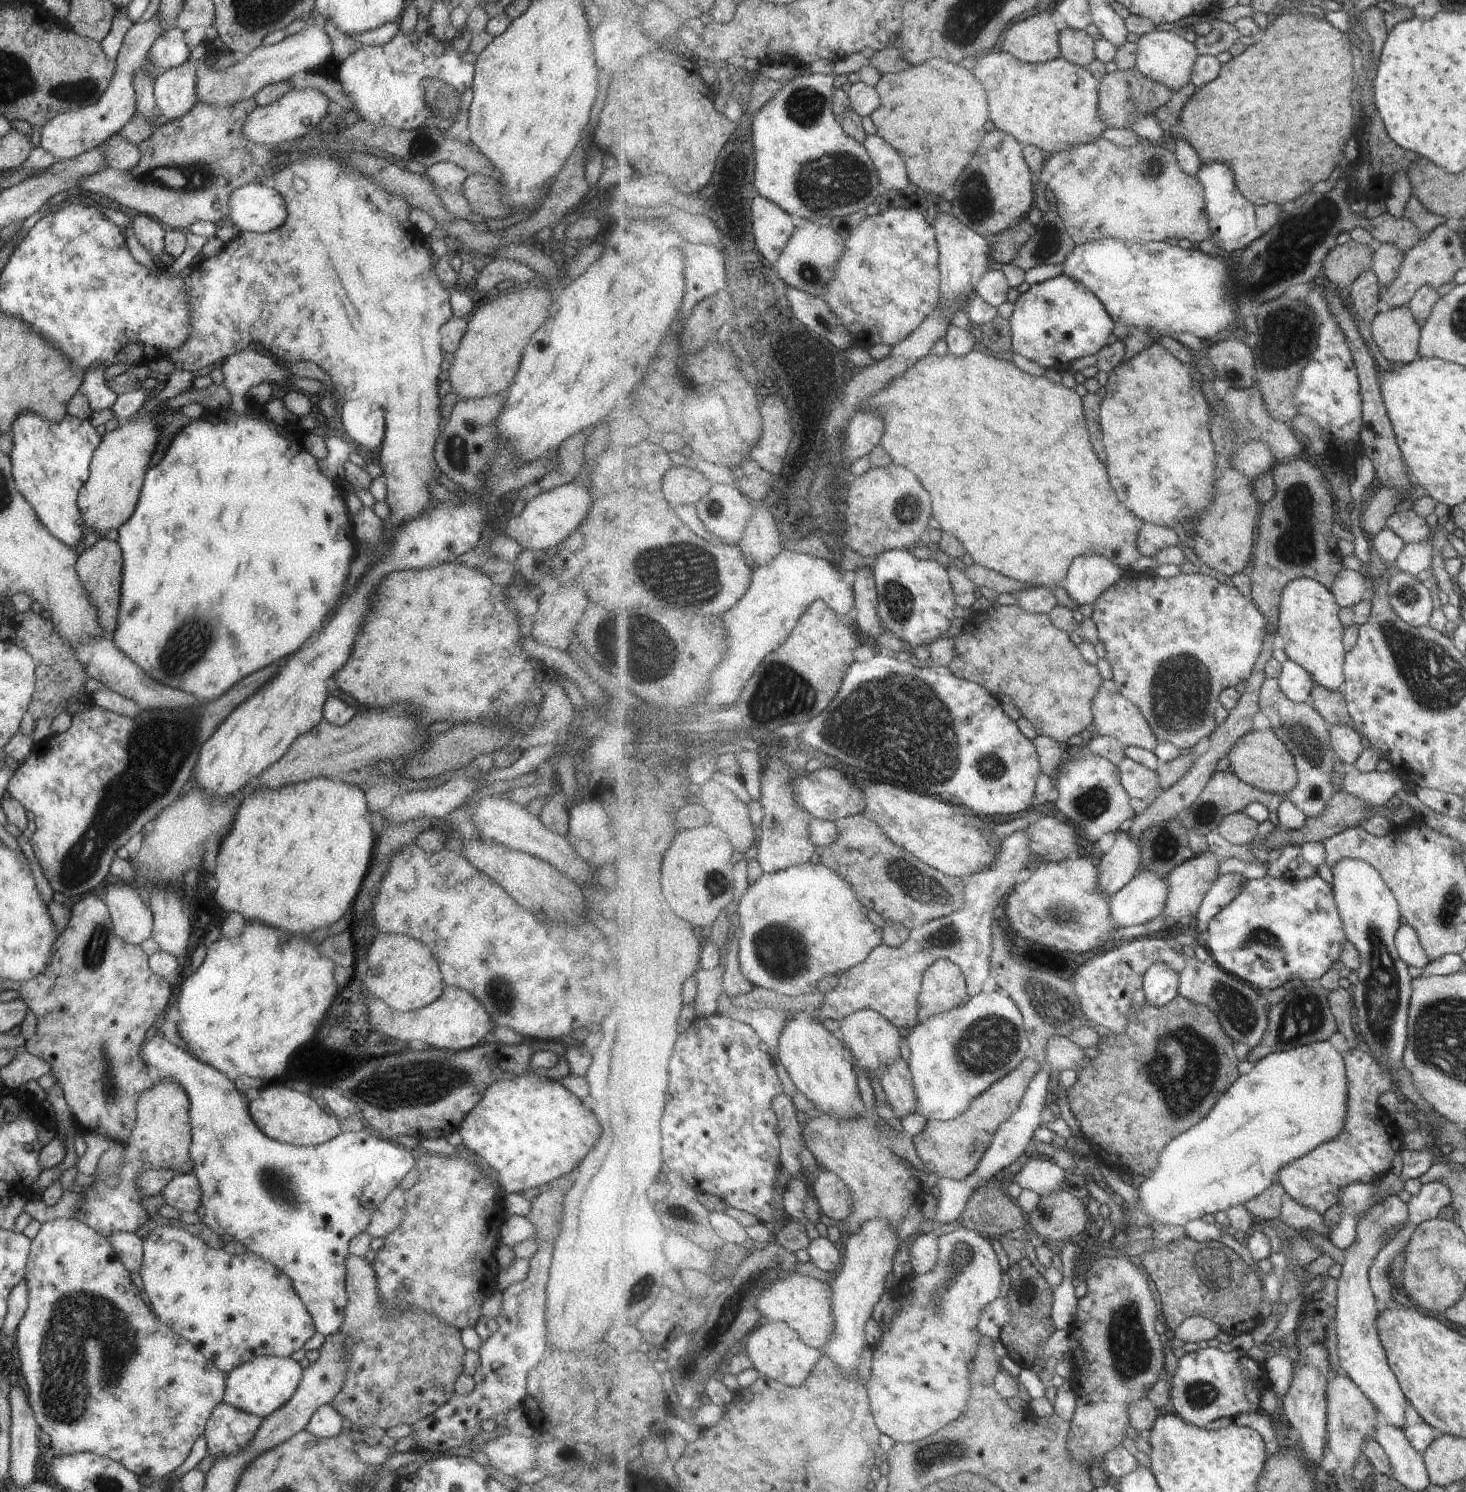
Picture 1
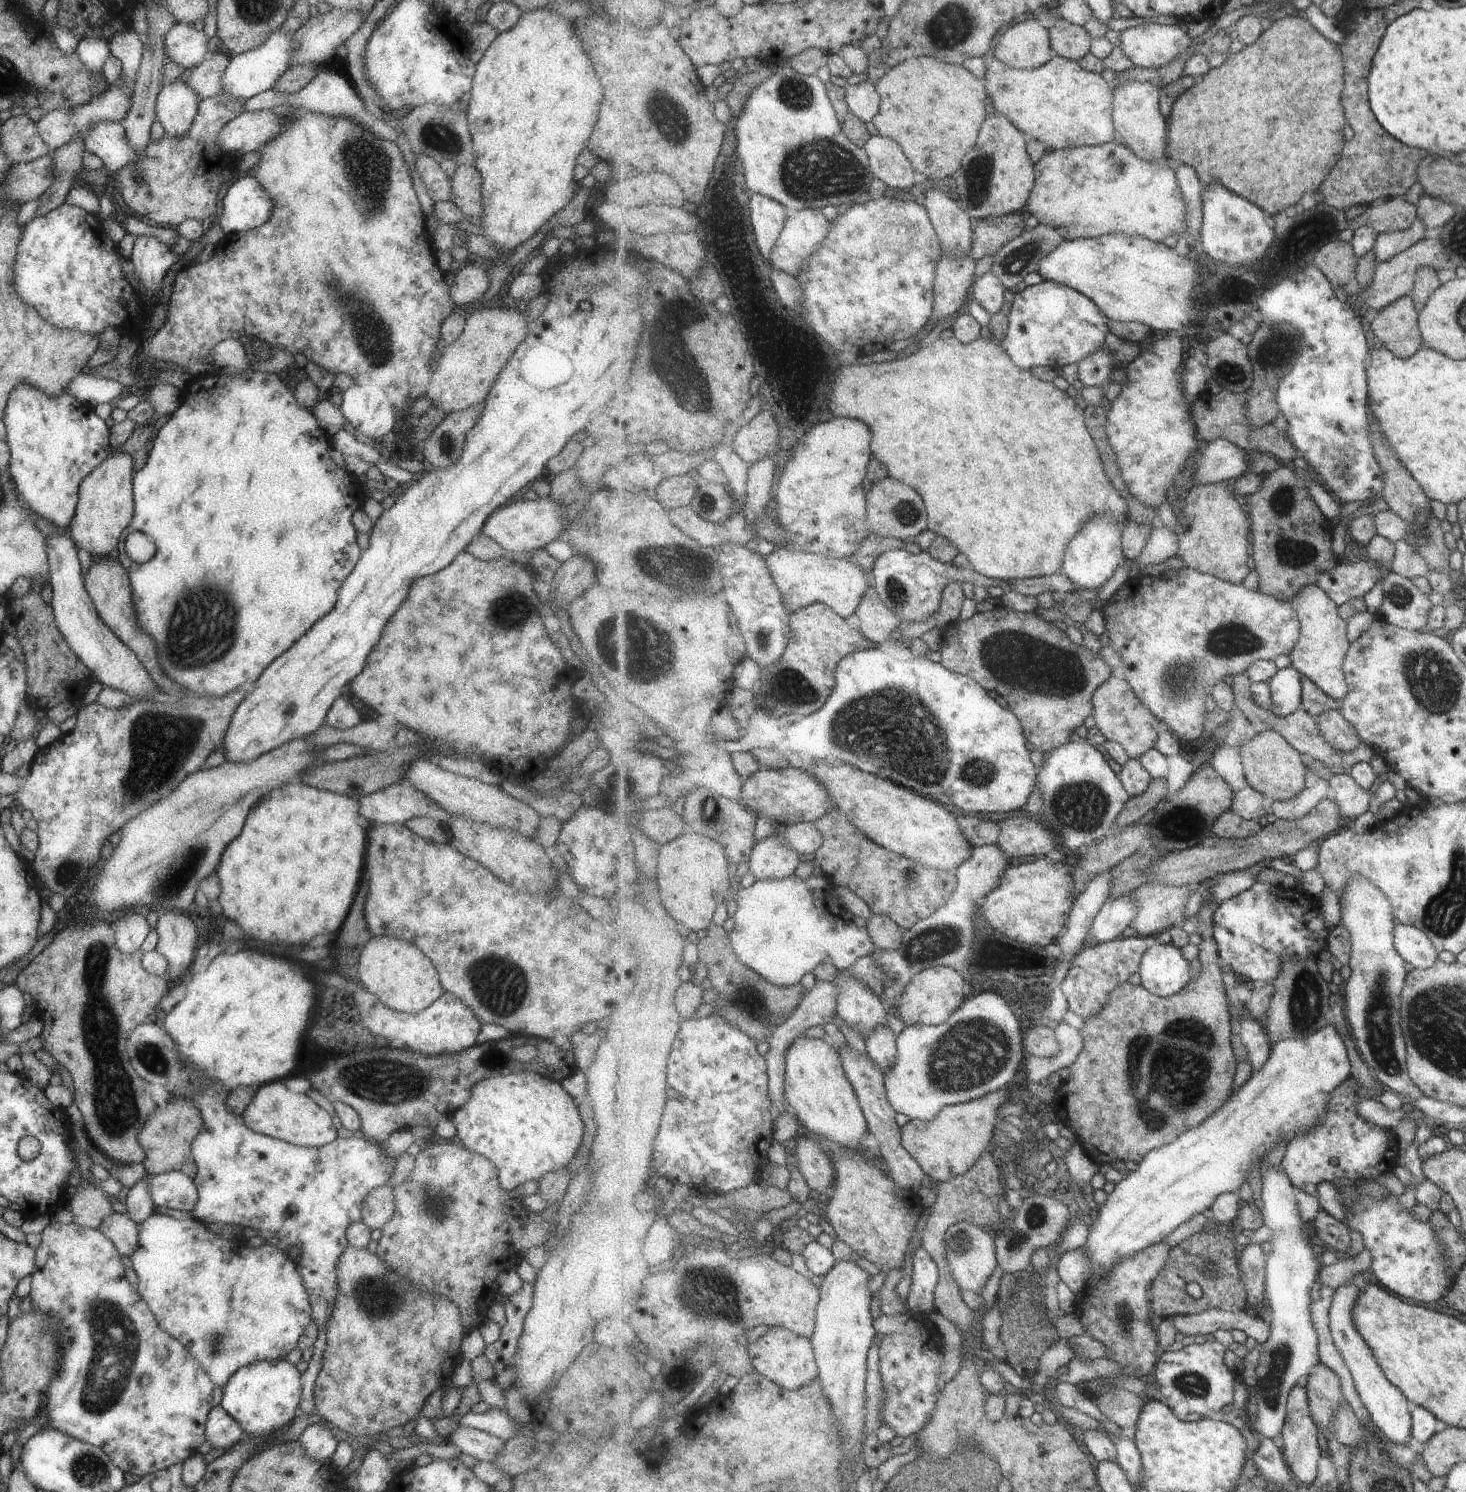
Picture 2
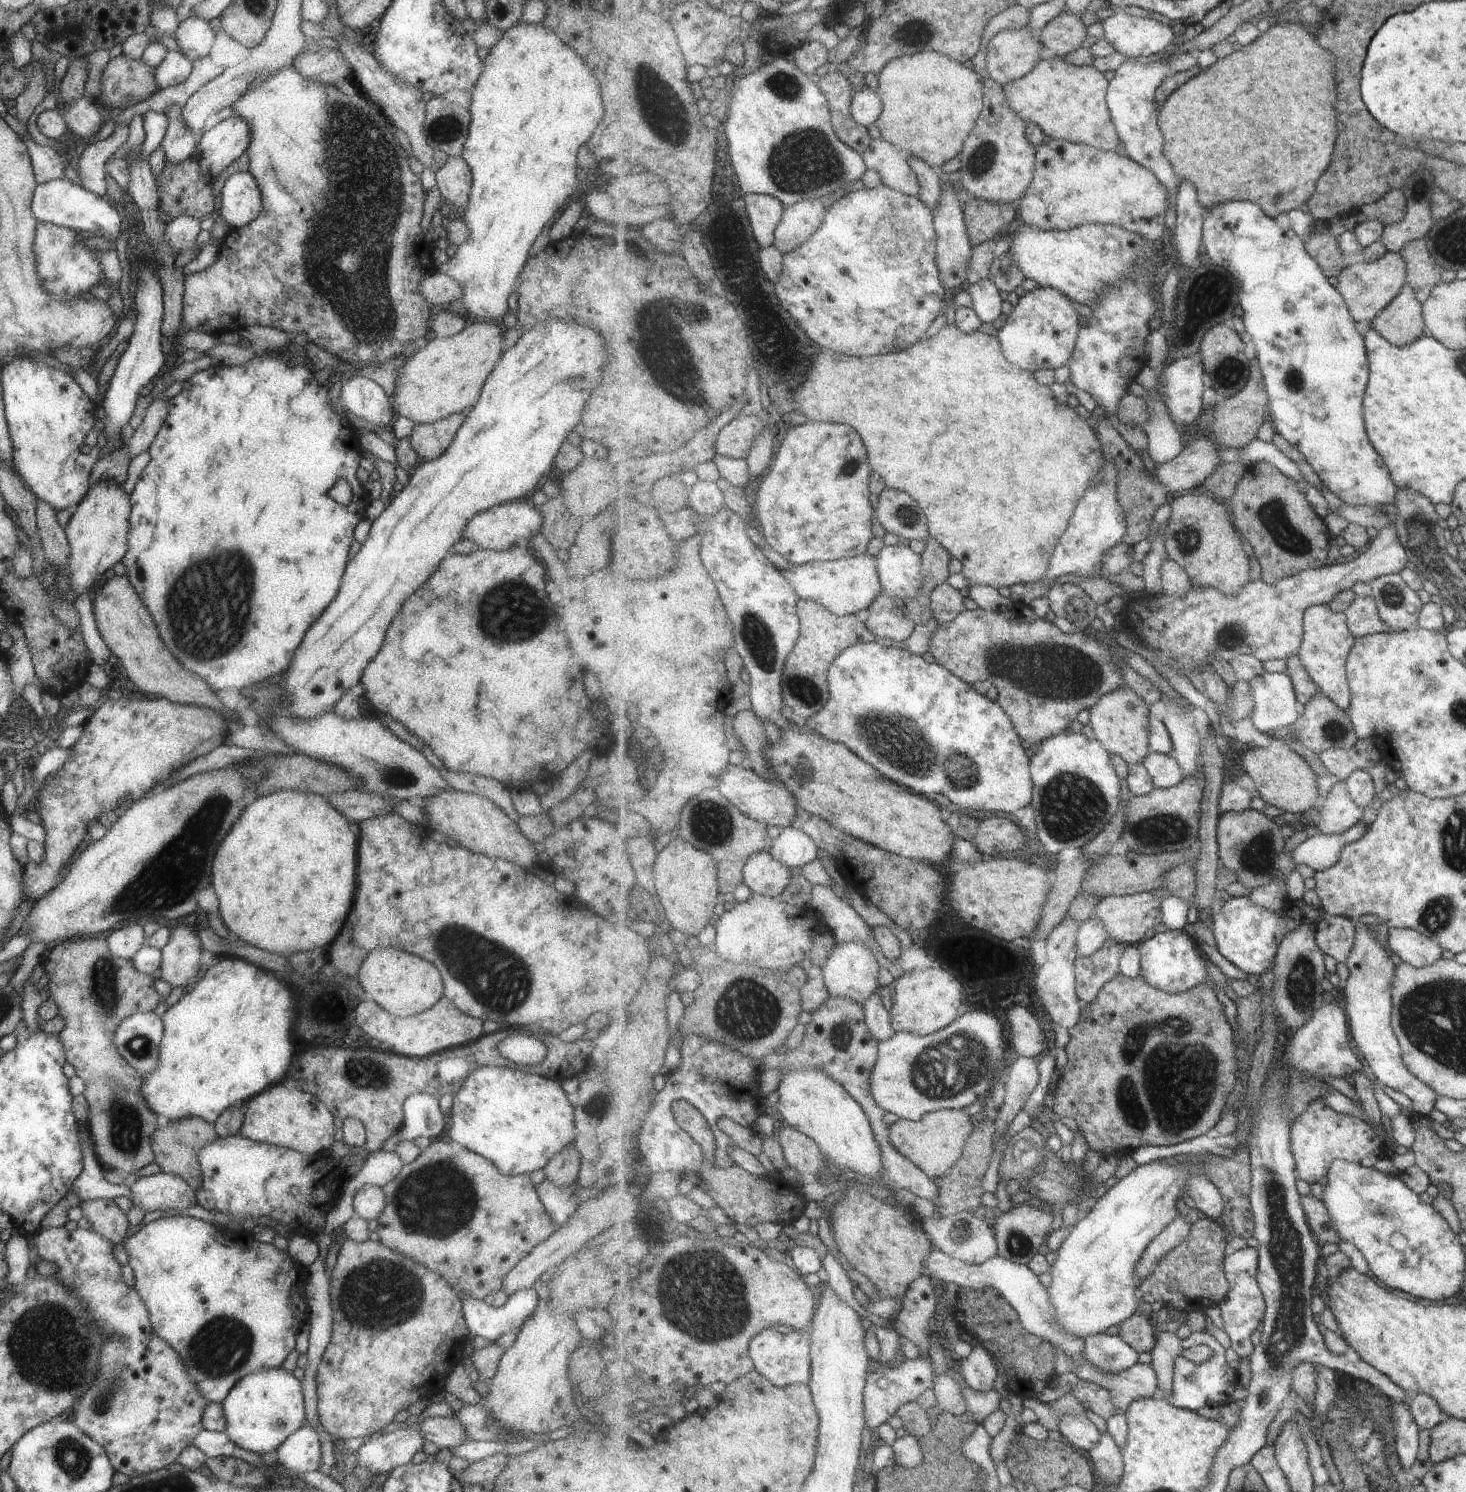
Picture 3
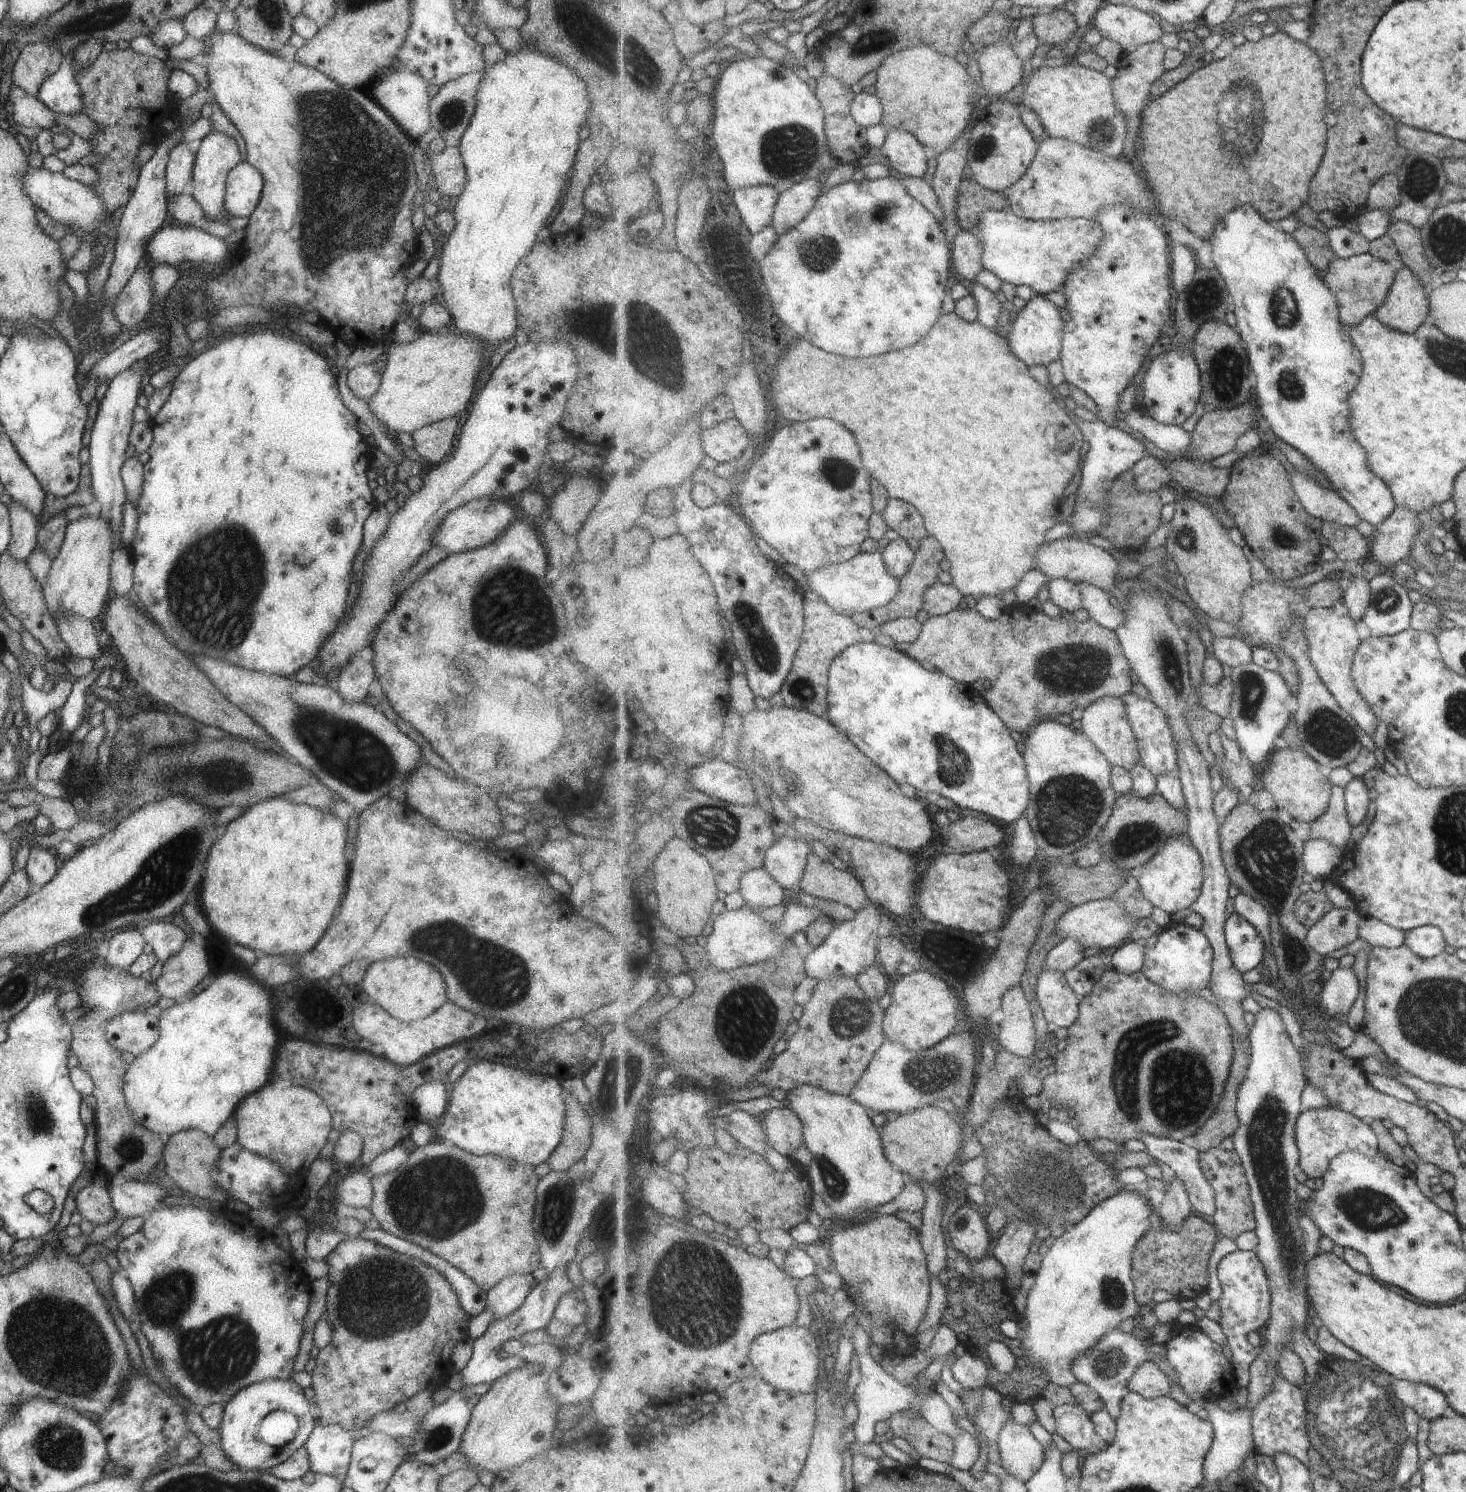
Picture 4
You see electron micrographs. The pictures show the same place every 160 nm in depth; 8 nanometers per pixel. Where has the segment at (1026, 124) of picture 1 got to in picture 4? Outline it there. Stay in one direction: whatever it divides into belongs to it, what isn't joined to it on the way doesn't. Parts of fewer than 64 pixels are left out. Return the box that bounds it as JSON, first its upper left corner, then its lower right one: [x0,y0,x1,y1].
[1020,62,1128,157]

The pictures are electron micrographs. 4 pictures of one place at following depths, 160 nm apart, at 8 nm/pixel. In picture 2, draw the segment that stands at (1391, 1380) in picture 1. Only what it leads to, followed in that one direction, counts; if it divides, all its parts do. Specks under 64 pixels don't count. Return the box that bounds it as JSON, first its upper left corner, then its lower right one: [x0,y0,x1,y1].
[1329,1280,1414,1447]

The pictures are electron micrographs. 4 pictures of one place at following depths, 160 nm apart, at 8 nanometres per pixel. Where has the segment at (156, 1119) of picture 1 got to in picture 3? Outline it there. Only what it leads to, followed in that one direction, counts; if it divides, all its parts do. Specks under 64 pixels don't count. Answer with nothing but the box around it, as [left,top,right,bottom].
[150,1116,217,1189]

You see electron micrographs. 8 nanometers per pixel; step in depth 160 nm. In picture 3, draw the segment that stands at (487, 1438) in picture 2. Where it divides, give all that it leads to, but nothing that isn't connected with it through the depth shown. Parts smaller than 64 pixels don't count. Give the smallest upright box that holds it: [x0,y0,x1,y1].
[418,1417,469,1449]

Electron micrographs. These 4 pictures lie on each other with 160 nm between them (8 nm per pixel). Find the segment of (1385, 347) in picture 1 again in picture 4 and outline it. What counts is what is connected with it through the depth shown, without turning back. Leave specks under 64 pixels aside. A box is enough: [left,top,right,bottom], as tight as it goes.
[1375,266,1428,334]

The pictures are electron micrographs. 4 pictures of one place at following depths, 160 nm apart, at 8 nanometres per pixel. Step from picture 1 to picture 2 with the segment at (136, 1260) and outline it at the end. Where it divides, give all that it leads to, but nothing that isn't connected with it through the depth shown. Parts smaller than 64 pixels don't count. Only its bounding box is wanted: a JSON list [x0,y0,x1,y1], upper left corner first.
[98,1212,138,1257]

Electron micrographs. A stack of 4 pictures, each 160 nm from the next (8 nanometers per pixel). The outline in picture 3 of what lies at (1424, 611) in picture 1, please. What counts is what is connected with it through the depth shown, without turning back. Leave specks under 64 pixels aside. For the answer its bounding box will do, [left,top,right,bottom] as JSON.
[1370,574,1421,630]

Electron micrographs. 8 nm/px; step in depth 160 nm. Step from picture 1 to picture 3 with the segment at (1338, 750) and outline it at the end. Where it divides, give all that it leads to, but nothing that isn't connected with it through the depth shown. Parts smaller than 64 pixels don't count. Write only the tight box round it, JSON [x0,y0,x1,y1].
[1296,690,1358,755]

